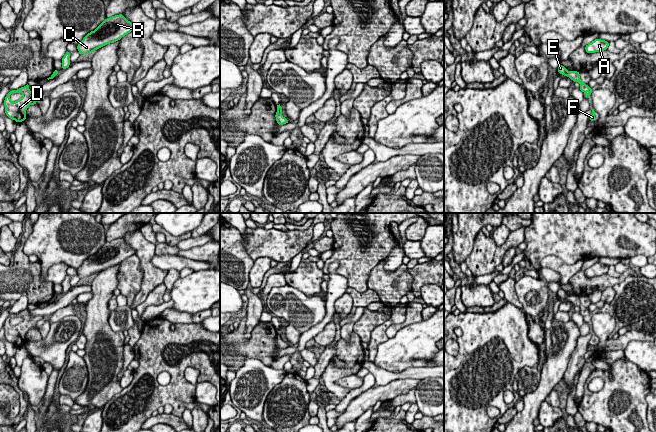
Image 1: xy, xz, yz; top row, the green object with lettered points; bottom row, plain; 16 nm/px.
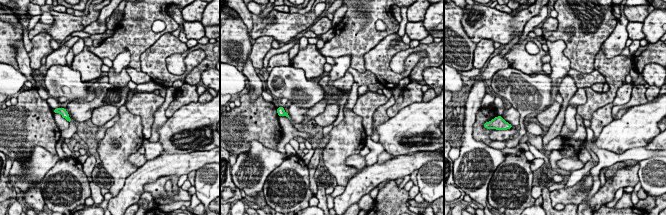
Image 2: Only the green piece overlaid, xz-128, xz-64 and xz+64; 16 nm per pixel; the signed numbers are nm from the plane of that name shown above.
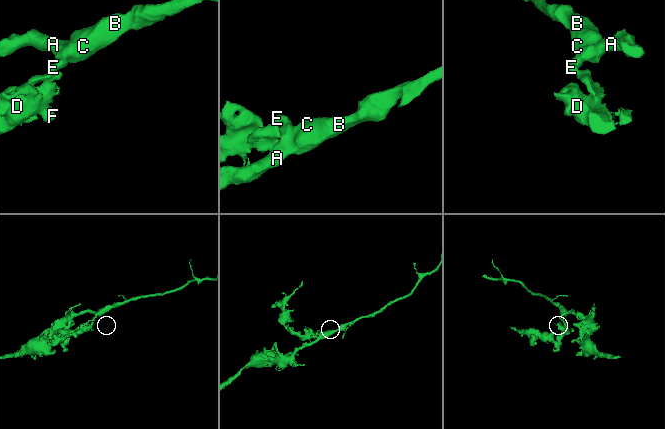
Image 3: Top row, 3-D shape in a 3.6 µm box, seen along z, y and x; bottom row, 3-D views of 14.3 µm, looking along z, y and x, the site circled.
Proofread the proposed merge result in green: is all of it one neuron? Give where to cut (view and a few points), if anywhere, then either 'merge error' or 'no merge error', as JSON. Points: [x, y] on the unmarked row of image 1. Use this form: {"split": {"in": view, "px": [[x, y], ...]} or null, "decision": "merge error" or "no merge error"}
{"split": {"in": "yz", "px": [[567, 295], [564, 299]]}, "decision": "merge error"}

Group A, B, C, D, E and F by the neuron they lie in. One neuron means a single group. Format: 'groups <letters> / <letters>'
groups A B C E / D F

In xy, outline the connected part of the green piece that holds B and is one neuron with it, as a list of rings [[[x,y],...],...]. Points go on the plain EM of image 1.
[[[123,238],[106,242],[94,255],[84,260],[77,268],[77,274],[82,278],[91,278],[95,274],[116,265],[135,254],[136,251]]]

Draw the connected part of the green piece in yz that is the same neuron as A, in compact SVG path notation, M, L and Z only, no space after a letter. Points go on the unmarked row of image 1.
M597 262L585 270L585 275L586 277L591 278L591 277L602 276L604 274L607 274L608 271L609 271L608 265Z

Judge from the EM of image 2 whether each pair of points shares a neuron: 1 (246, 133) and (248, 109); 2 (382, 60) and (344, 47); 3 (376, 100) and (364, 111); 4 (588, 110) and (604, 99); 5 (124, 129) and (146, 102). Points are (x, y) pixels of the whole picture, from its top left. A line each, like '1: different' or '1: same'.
1: same
2: different
3: same
4: same
5: different

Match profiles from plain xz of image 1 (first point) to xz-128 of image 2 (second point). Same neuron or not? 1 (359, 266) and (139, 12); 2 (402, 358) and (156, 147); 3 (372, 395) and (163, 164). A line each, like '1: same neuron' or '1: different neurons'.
1: same neuron
2: different neurons
3: same neuron

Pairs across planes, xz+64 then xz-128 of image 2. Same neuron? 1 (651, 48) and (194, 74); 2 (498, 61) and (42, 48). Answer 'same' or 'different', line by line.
1: same
2: different

